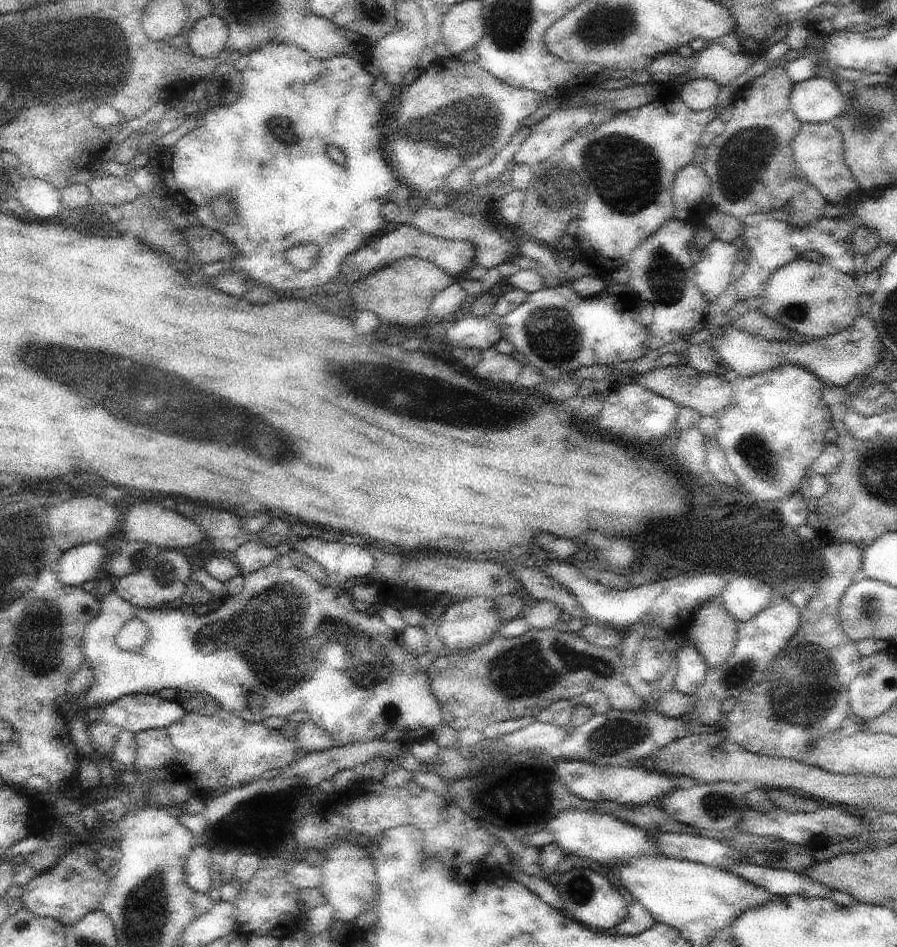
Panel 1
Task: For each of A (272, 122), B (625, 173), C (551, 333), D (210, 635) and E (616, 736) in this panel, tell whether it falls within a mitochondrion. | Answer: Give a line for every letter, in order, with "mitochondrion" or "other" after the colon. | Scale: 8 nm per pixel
A: mitochondrion
B: mitochondrion
C: mitochondrion
D: mitochondrion
E: mitochondrion

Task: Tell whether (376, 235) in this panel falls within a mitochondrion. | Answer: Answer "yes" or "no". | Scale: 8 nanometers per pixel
no

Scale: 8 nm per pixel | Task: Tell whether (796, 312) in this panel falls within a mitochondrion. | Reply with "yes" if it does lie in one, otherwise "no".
yes

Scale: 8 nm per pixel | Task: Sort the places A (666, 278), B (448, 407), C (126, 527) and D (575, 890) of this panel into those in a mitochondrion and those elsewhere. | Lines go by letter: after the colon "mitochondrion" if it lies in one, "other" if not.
A: mitochondrion
B: mitochondrion
C: other
D: mitochondrion

